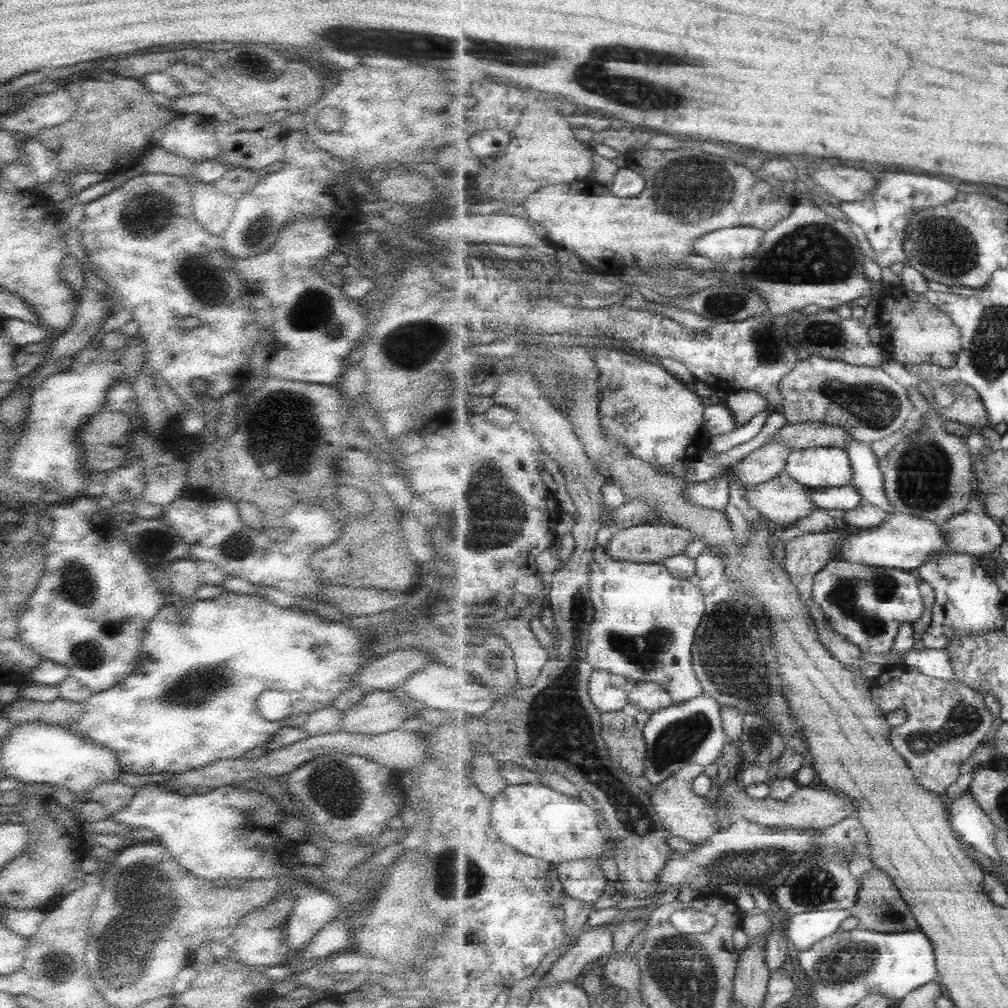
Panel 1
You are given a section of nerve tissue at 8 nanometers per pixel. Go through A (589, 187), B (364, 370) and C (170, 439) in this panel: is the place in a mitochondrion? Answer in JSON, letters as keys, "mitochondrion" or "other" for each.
{"A":"other","B":"other","C":"other"}

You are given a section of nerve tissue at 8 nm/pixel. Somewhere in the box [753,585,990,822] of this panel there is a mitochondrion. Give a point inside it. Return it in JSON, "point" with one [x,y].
{"point":[963,718]}

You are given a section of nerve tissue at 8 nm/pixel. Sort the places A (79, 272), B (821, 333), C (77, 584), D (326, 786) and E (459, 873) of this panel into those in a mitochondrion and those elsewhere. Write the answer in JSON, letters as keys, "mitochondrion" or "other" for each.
{"A":"other","B":"mitochondrion","C":"mitochondrion","D":"mitochondrion","E":"mitochondrion"}

